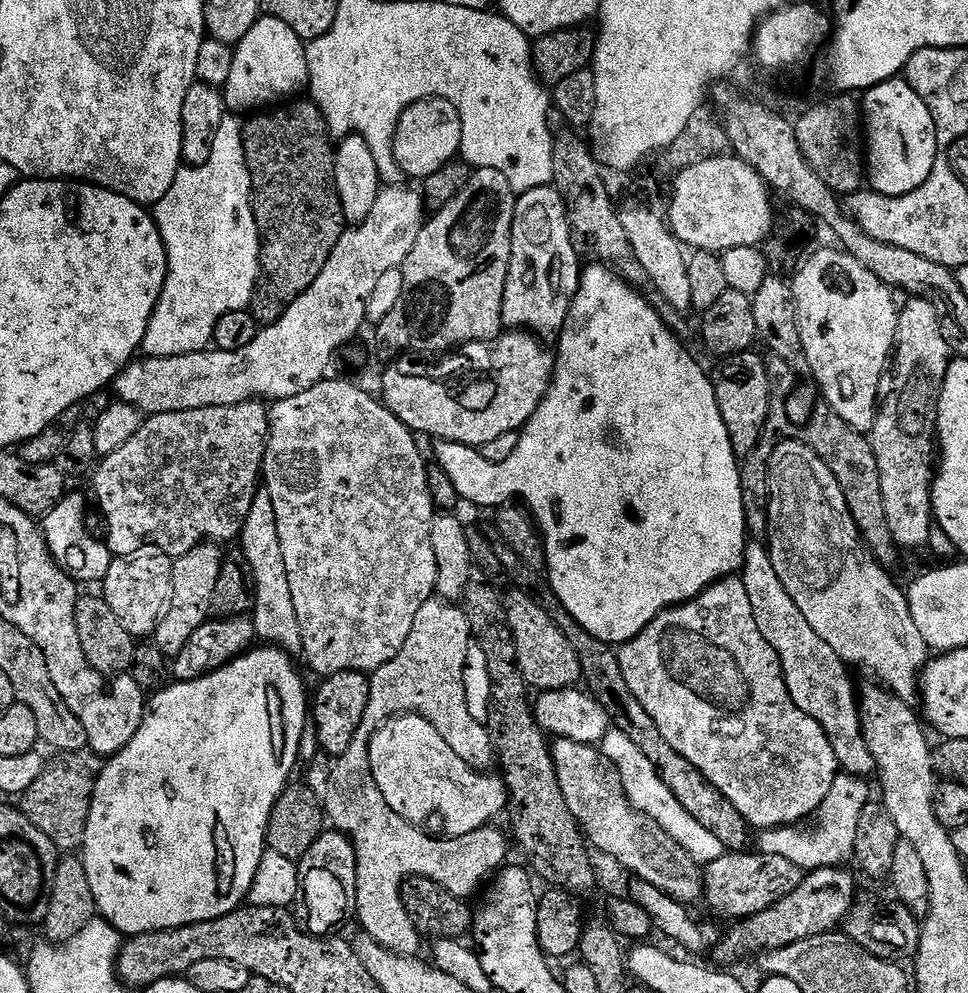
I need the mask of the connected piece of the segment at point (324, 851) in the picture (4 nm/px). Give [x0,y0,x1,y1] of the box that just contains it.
[294,830,356,937]

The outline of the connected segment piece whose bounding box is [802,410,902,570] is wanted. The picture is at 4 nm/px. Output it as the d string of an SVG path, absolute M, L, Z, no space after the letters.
M831 410L813 412L812 419L808 421L803 432L803 439L812 447L814 454L818 454L818 458L822 458L822 462L826 462L826 466L830 466L830 474L834 474L834 478L838 478L838 486L842 486L846 506L850 506L850 514L858 526L860 539L863 540L864 545L871 550L874 558L882 567L889 570L895 569L894 566L899 562L902 552L897 548L894 538L890 534L890 526L886 526L886 509L882 507L882 481L878 478L878 462L874 458L871 439L865 433L855 432L846 422L842 422L842 418L838 418L836 412Z

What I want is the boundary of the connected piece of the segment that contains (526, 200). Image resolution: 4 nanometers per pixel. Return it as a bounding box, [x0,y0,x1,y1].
[502,186,582,342]

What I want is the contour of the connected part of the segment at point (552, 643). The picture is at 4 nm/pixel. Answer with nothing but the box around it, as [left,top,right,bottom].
[504,590,581,693]

